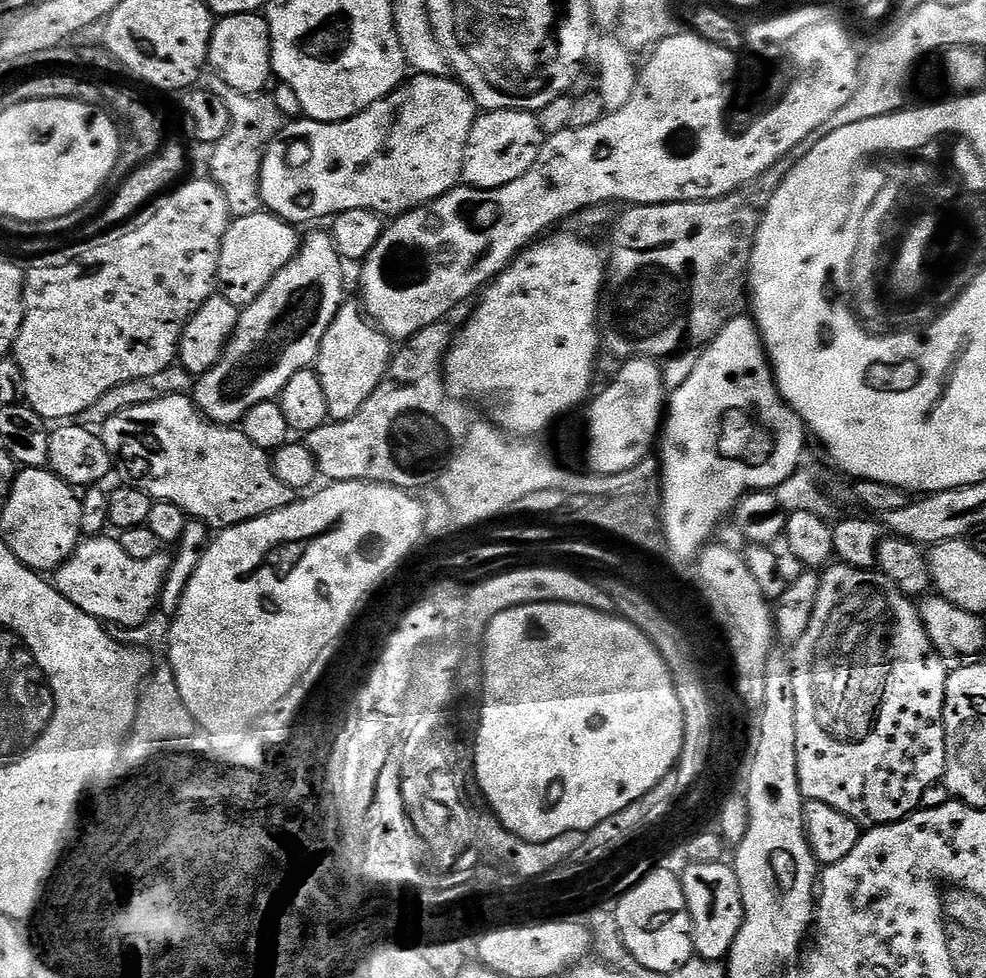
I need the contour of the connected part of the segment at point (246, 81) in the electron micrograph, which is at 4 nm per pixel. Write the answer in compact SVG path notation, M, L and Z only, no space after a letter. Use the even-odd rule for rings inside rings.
M247 12L233 16L221 16L215 21L210 46L208 64L236 94L255 96L263 93L272 74L272 43L268 33L268 21L260 12Z

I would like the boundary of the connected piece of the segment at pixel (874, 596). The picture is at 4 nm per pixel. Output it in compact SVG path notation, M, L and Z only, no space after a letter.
M843 562L833 563L821 577L818 606L814 606L810 626L806 626L806 634L802 634L802 638L795 641L793 648L796 649L791 650L790 659L793 668L794 695L797 699L798 786L805 800L826 802L826 806L842 810L846 818L854 818L854 822L858 822L864 830L893 824L912 815L925 803L924 795L935 784L939 785L944 778L946 770L944 703L950 671L949 665L944 665L947 664L945 657L941 656L930 642L924 624L920 621L917 605L905 596L902 590L898 590L896 583L887 574L879 570L851 568Z

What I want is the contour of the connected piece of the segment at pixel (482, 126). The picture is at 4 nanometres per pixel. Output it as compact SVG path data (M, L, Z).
M502 108L477 115L464 151L463 183L469 188L501 188L522 178L534 166L541 143L540 122L531 112Z

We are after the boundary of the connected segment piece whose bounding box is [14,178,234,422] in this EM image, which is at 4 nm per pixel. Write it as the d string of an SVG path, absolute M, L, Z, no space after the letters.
M211 178L192 180L189 184L181 183L173 187L167 194L155 199L142 214L119 225L103 236L85 239L85 244L76 244L61 254L60 260L52 260L49 264L40 264L37 268L28 268L24 278L24 321L16 335L14 355L18 366L22 366L24 379L24 400L44 421L68 422L81 417L85 409L98 402L106 390L114 390L114 386L122 386L122 382L130 382L138 378L150 378L150 374L158 374L158 370L166 370L177 363L180 351L180 335L186 322L206 302L206 298L214 295L218 288L218 258L220 257L220 239L226 234L228 225L234 217L227 204L226 194Z

